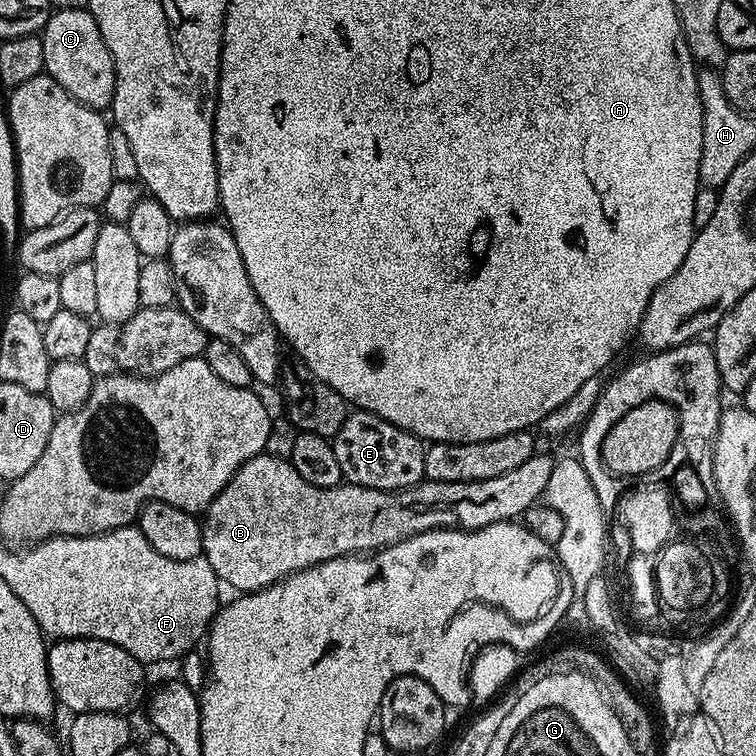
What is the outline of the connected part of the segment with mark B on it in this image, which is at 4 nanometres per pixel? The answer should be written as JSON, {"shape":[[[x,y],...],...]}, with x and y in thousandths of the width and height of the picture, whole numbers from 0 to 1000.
{"shape":[[[345,601],[331,606],[313,622],[310,632],[299,638],[299,643],[267,683],[270,700],[269,735],[283,749],[283,759],[298,774],[302,772],[317,786],[340,783],[377,767],[384,759],[398,757],[417,746],[440,741],[448,735],[470,735],[491,733],[503,726],[532,717],[548,706],[558,706],[570,698],[611,698],[626,704],[628,698],[642,698],[665,688],[681,689],[692,684],[702,667],[710,665],[722,648],[722,638],[728,638],[728,627],[733,622],[735,608],[731,604],[706,601],[685,622],[675,622],[675,627],[659,627],[659,632],[628,635],[627,638],[574,638],[561,635],[546,646],[512,651],[511,648],[489,648],[484,643],[474,643],[451,638],[440,646],[410,643],[394,622],[389,622],[385,607],[373,603]]]}

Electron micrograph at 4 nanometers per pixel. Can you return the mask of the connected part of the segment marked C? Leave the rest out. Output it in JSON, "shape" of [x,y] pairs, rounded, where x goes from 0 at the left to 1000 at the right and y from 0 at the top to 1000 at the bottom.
{"shape":[[[115,9],[82,11],[70,15],[69,21],[56,38],[58,56],[58,95],[82,114],[103,135],[115,143],[134,146],[148,142],[151,119],[153,118],[153,94],[146,77],[146,66],[140,66],[140,56],[135,56],[135,45],[130,40],[130,29],[124,29],[122,17]]]}

